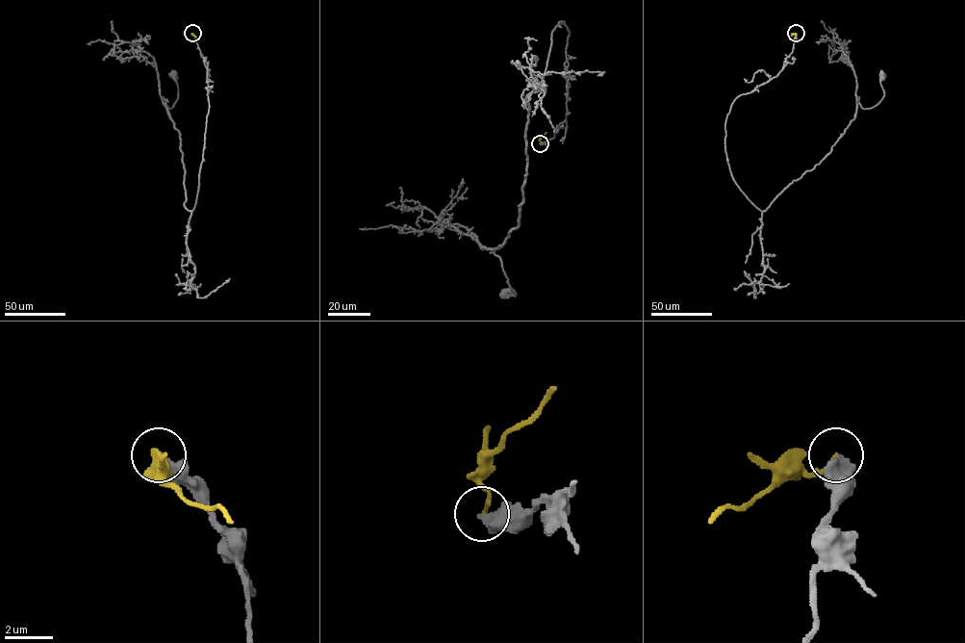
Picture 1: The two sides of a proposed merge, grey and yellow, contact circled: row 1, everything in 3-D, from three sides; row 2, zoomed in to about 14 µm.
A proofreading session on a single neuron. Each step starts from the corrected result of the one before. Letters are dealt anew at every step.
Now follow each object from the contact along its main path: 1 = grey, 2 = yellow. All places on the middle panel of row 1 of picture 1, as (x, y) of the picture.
1: (540, 143), (566, 118), (564, 21), (526, 98), (518, 225), (493, 250), (510, 292)
2: (540, 143), (545, 132)

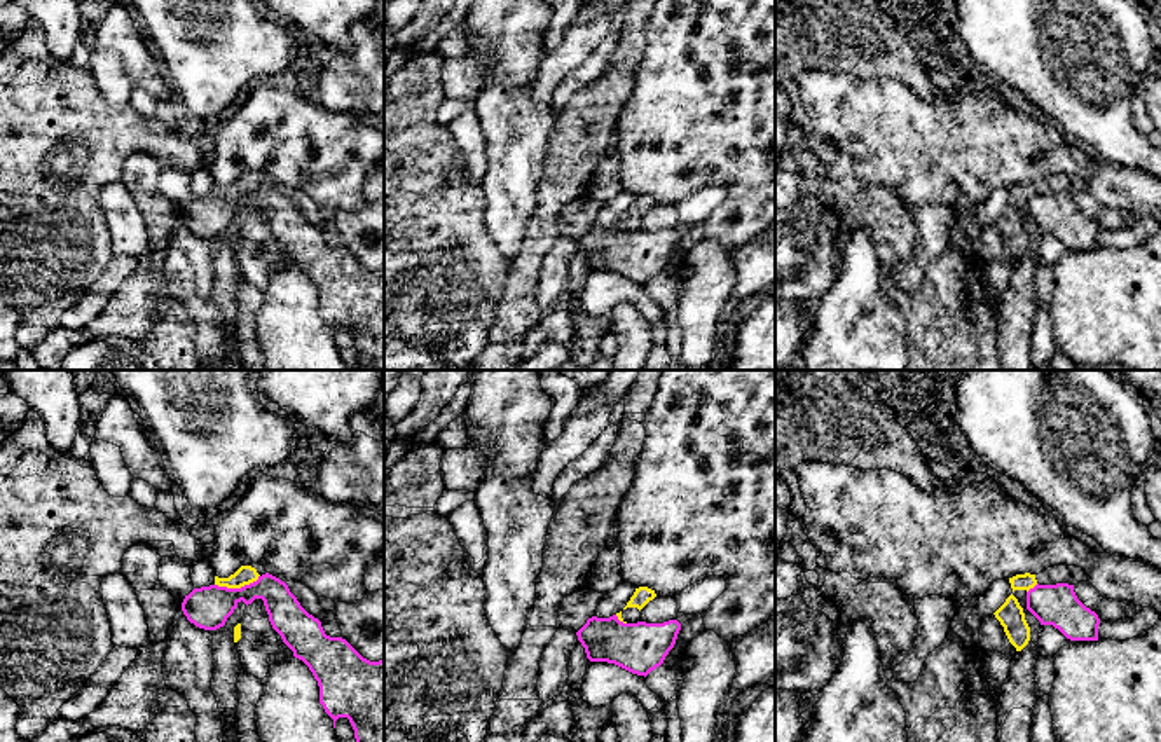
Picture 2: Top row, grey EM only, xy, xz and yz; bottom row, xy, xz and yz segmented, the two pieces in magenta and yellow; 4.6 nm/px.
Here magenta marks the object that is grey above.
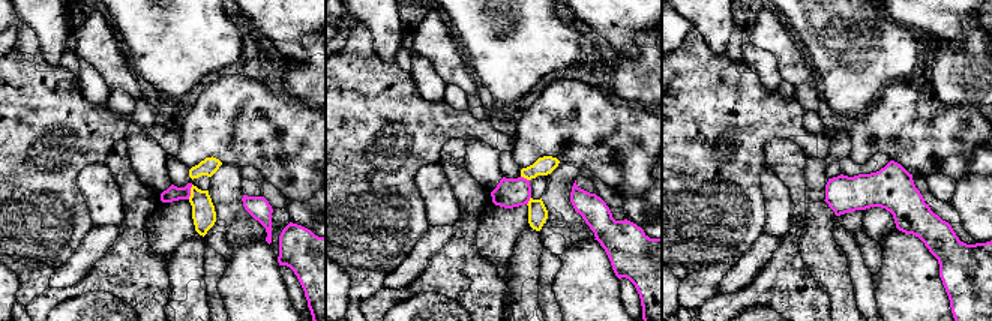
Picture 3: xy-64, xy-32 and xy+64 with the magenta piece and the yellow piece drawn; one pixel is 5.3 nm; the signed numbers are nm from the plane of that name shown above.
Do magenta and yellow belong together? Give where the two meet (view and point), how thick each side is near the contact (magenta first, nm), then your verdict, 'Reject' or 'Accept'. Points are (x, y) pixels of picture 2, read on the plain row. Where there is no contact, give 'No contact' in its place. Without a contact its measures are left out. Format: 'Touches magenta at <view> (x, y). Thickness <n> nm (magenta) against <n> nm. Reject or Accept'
Touches magenta at xy (238, 198). Thickness 200 nm (magenta) against 90 nm. Reject

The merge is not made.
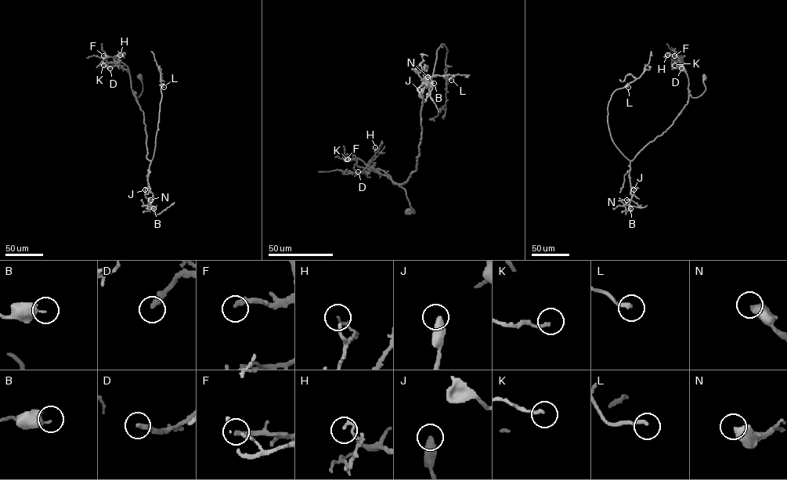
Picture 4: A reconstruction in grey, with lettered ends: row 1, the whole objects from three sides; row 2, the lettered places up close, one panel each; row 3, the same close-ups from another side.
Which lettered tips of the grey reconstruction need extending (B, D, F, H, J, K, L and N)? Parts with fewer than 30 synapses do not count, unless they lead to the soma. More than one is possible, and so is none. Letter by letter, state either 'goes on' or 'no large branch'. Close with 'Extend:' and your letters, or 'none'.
B: no large branch
D: goes on
F: no large branch
H: no large branch
J: no large branch
K: no large branch
L: no large branch
N: no large branch
Extend: D

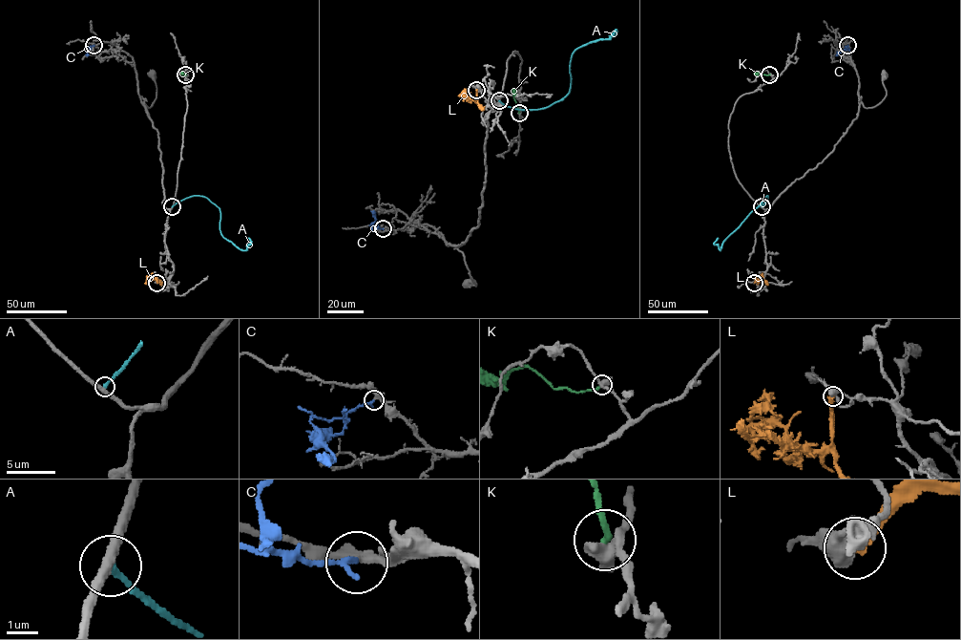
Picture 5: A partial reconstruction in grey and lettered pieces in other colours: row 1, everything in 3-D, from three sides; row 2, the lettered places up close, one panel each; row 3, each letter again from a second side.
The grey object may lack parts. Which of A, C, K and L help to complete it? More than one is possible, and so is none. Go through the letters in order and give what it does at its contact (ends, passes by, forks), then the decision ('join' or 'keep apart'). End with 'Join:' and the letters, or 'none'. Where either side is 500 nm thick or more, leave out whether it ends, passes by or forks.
A: it ends | keep apart
C: it ends | join
K: it ends | keep apart
L: it ends | keep apart
Join: C

